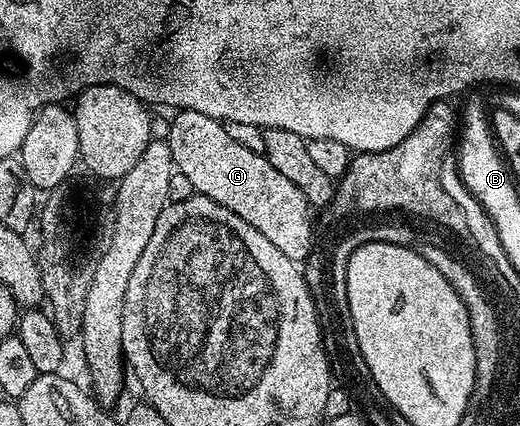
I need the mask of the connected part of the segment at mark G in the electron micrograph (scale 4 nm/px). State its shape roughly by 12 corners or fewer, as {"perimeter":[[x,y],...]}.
{"perimeter":[[188,109],[165,140],[195,193],[291,261],[316,244],[305,195],[224,122]]}

